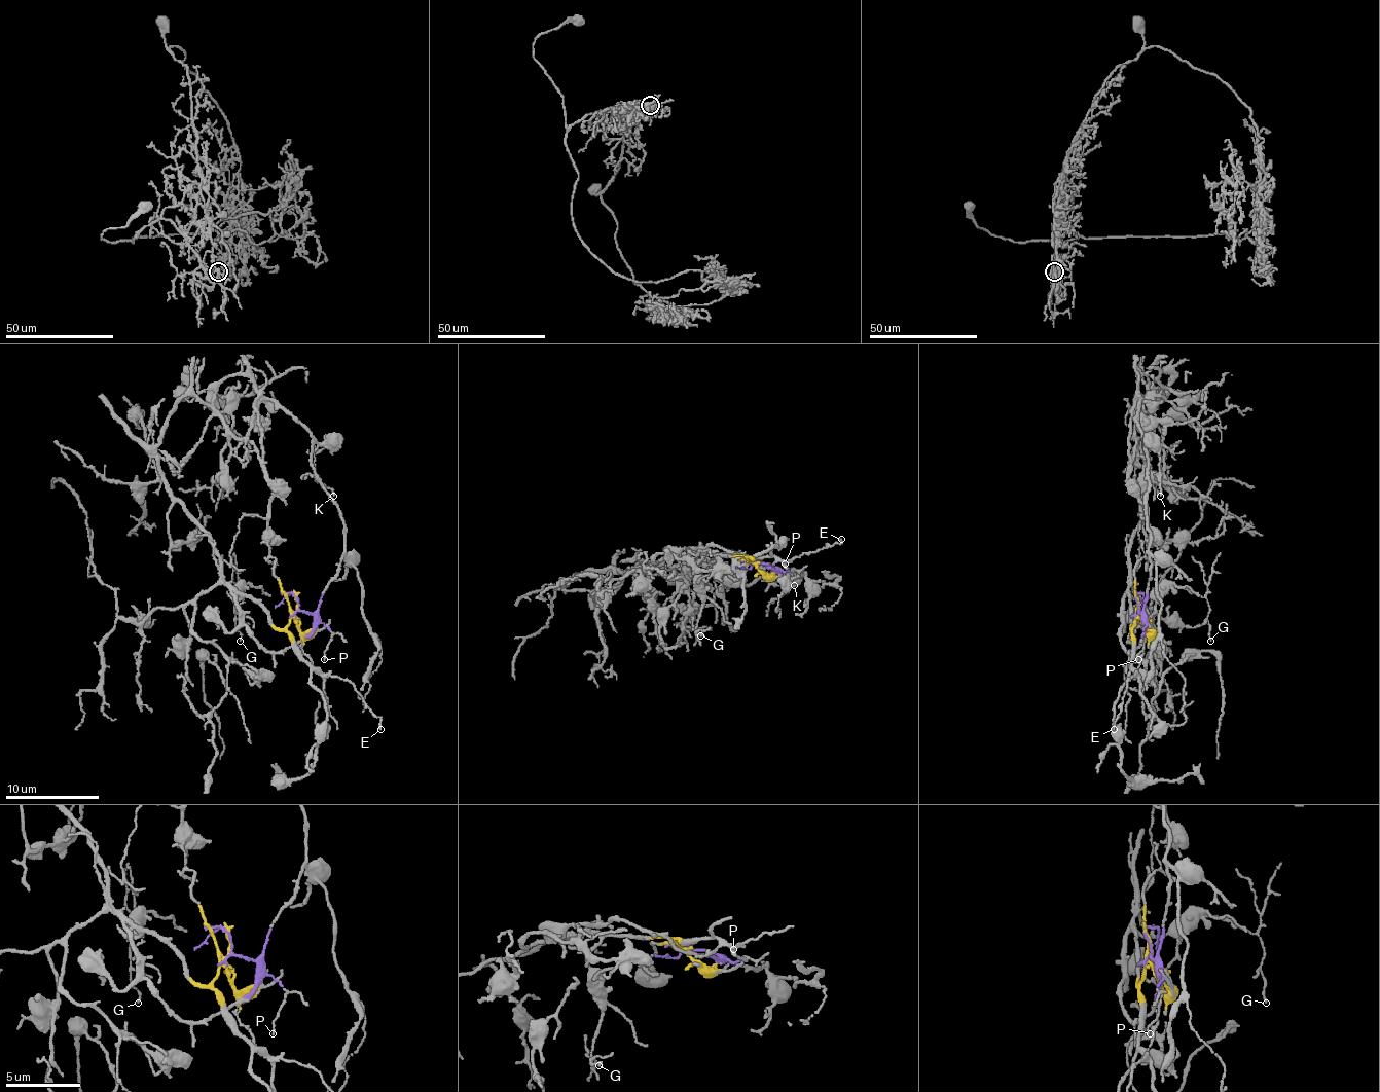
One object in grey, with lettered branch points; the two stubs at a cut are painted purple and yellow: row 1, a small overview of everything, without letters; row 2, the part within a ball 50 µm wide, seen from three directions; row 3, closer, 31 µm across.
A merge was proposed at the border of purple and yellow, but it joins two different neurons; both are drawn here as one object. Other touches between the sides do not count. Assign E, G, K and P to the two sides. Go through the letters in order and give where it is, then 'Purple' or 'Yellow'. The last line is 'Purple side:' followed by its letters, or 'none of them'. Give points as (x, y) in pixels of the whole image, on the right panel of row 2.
E: Place: (1114, 729). Yellow
G: Place: (1210, 641). Yellow
K: Place: (1160, 496). Purple
P: Place: (1138, 659). Purple
Purple side: K, P

